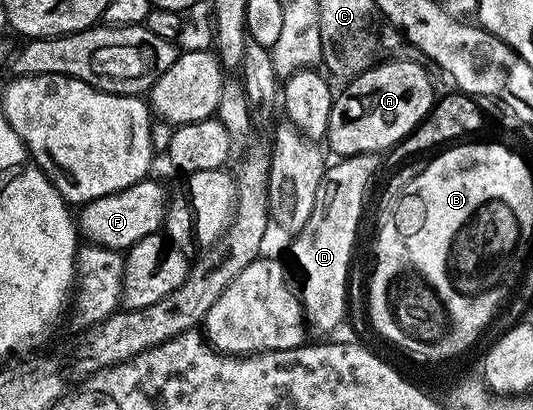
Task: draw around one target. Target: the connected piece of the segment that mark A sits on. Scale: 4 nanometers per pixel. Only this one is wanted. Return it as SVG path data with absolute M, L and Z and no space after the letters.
M396 59L393 63L377 62L341 91L344 92L341 95L339 92L332 104L326 140L327 150L332 150L340 159L379 156L393 150L420 127L438 98L431 77L418 64L407 63L404 59Z

